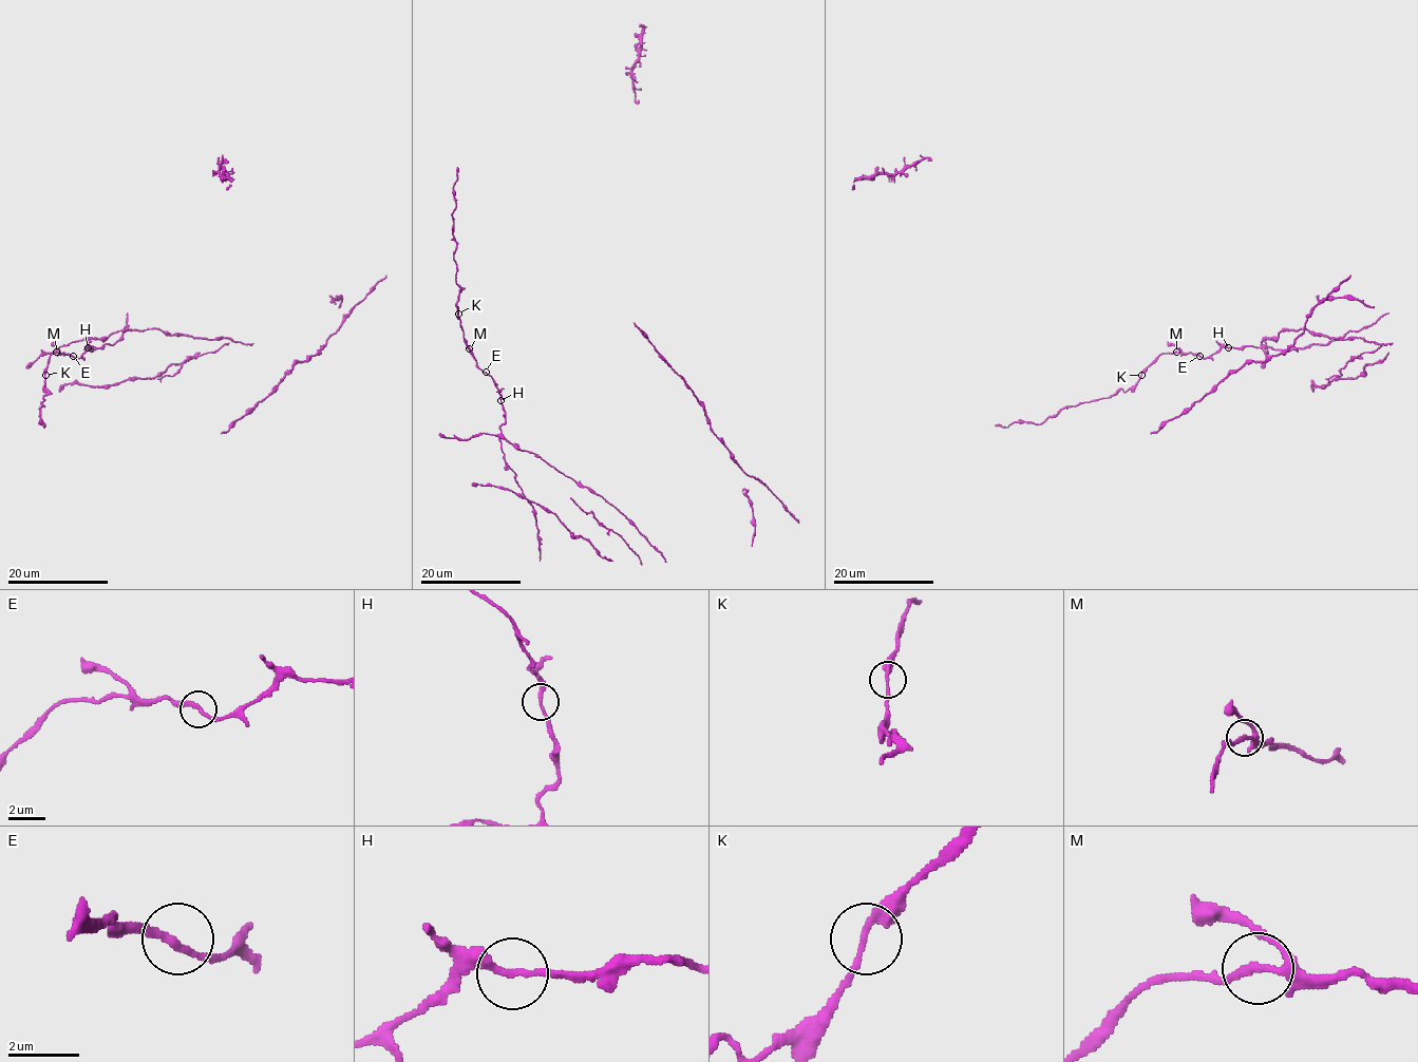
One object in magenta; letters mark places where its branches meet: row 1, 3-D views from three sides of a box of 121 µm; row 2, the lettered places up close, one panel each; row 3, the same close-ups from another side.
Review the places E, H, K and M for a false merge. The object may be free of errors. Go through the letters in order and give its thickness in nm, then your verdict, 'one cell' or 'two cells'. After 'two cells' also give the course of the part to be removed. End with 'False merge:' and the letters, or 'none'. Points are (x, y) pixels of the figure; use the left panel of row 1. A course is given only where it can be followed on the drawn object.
E: calibre 180 nm; one cell
H: calibre 180 nm; two cells
K: calibre 200 nm; one cell
M: calibre 180 nm; one cell
False merge: H

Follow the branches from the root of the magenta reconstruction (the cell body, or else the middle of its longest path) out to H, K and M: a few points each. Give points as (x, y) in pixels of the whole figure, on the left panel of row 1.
H: (72, 357), (79, 358), (88, 348)
K: (72, 357), (60, 352), (52, 353), (45, 375)
M: (72, 357), (56, 352)

